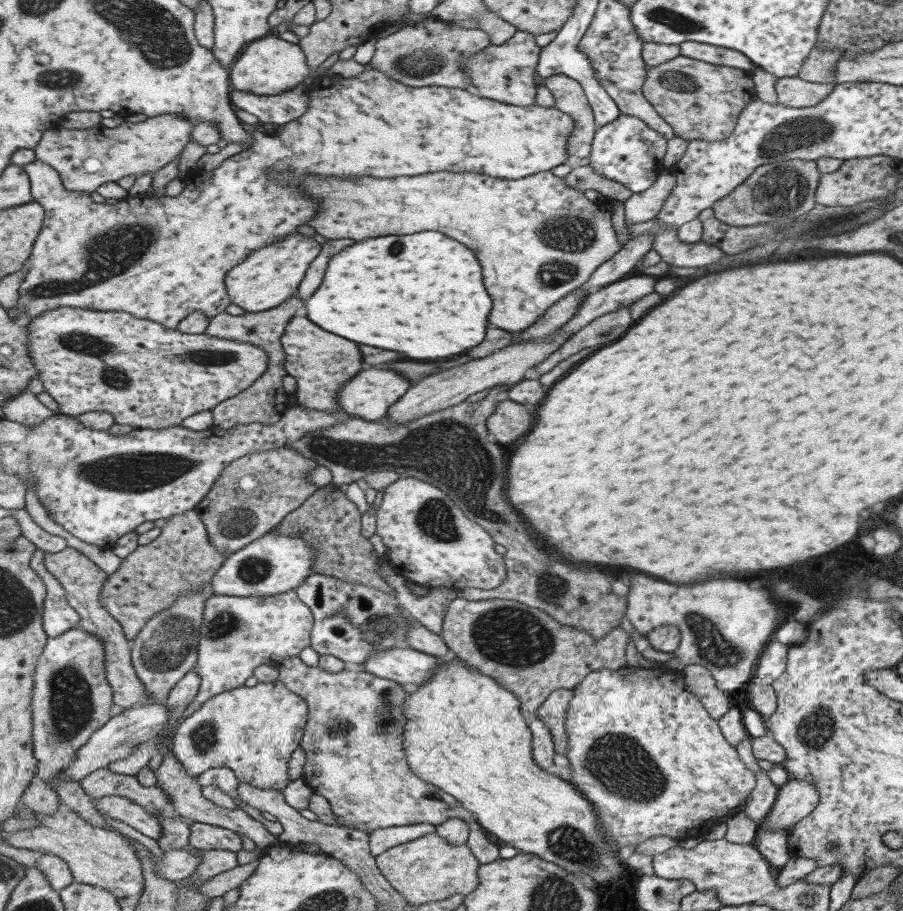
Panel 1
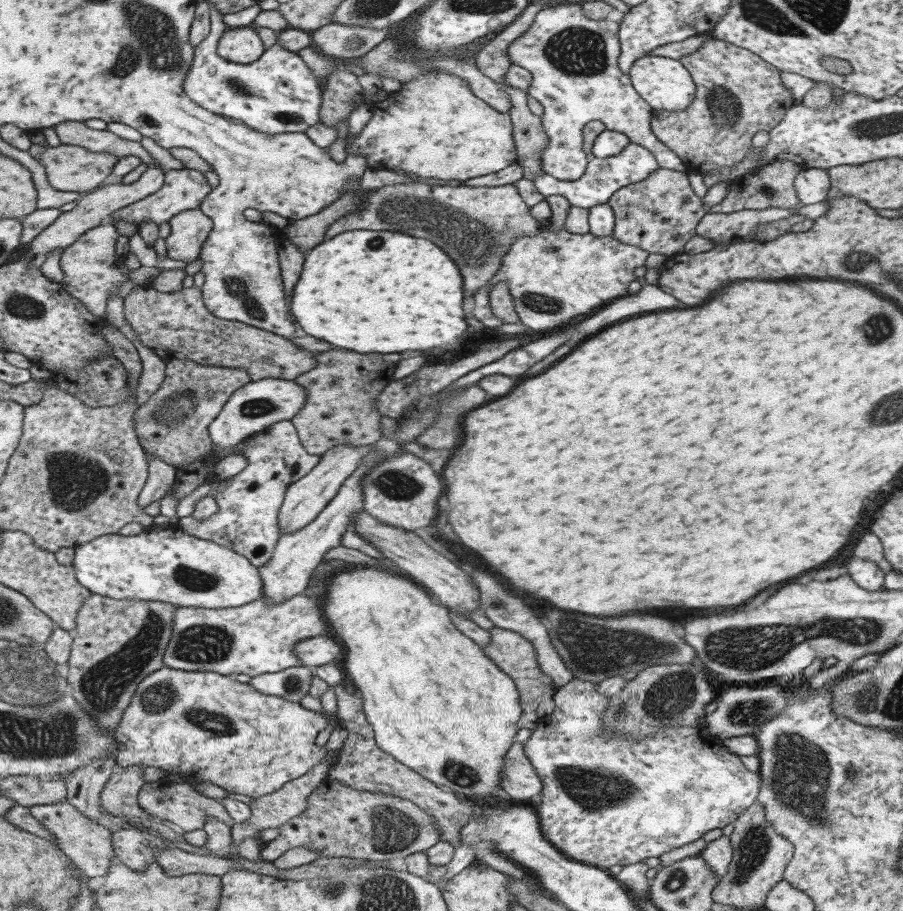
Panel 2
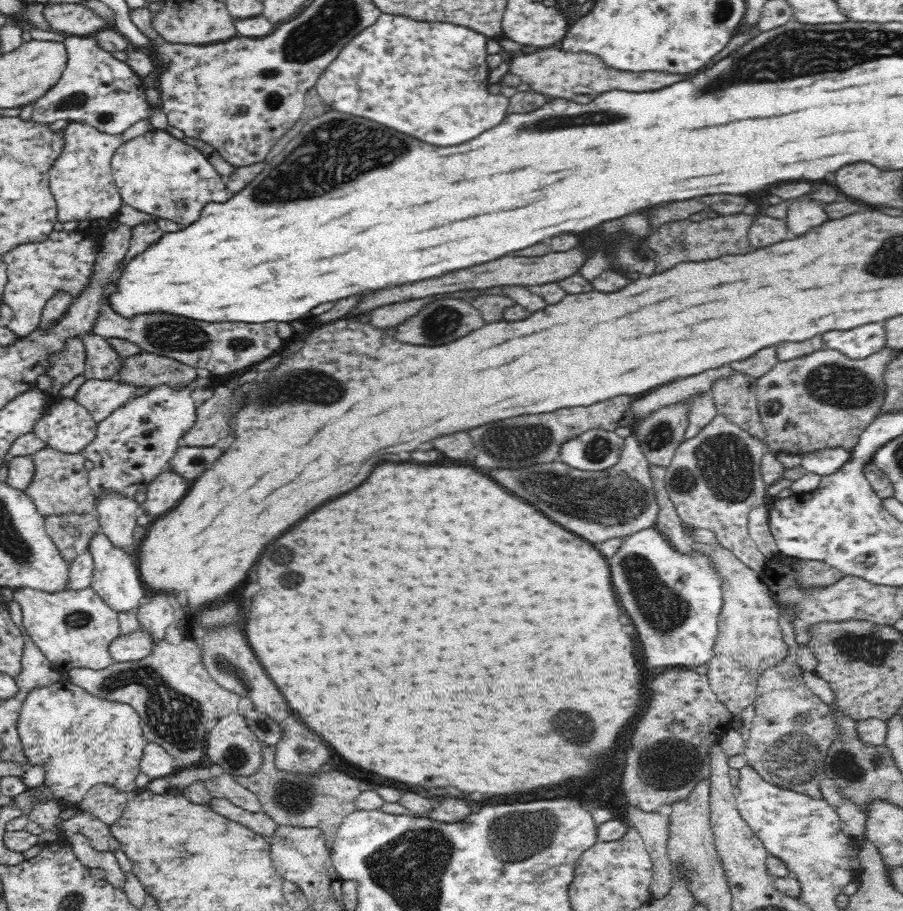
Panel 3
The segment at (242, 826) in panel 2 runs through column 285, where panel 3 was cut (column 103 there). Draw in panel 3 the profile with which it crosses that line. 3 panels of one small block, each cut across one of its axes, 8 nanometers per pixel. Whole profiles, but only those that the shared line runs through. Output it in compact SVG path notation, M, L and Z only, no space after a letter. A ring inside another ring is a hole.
M98 783L77 802L79 810L90 812L104 823L114 824L128 806L128 793L108 783Z

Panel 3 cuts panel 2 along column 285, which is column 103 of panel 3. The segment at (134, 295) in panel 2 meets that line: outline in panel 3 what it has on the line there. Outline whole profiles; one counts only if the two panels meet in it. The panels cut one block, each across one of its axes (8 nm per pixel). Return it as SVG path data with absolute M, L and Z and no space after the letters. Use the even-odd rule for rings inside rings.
M96 334L86 335L80 339L85 348L86 362L83 375L86 379L115 378L123 357L108 344L107 339Z

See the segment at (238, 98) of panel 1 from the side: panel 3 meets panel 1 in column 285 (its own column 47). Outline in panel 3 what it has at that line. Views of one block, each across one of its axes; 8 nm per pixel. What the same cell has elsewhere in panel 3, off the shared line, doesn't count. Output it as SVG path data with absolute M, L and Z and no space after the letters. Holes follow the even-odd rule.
M77 35L66 36L64 47L67 52L67 64L60 78L50 90L47 90L36 102L31 118L42 124L51 124L56 120L68 119L74 123L86 123L100 132L108 134L120 134L126 128L134 126L140 120L148 120L154 130L165 130L169 125L166 113L160 105L152 105L146 97L148 86L143 78L136 76L124 61L113 57L111 52L102 50L96 44L92 36L78 37Z

